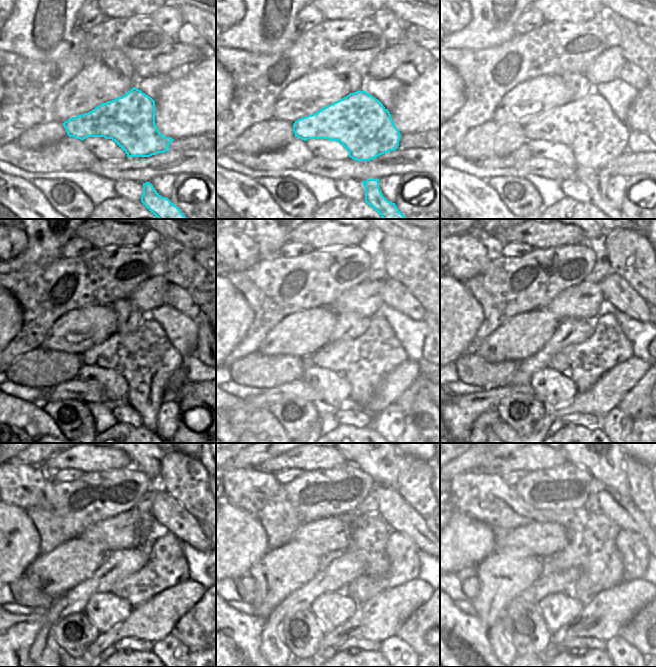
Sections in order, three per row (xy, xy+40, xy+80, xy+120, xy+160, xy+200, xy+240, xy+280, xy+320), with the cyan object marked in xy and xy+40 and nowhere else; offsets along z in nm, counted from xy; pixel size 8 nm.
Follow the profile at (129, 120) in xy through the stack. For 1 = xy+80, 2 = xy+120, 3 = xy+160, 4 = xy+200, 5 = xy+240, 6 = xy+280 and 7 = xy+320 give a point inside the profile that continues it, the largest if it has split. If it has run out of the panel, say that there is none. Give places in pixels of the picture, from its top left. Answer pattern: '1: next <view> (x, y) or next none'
1: next xy+80 (588, 126)
2: next xy+120 (145, 358)
3: next xy+160 (365, 361)
4: next xy+200 (583, 363)
5: next xy+240 (166, 567)
6: next xy+280 (403, 553)
7: next xy+320 (635, 555)

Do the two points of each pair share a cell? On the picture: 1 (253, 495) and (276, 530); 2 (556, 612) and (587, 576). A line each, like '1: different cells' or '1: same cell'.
1: different cells
2: different cells

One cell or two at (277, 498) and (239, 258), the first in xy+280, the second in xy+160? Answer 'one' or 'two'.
one

